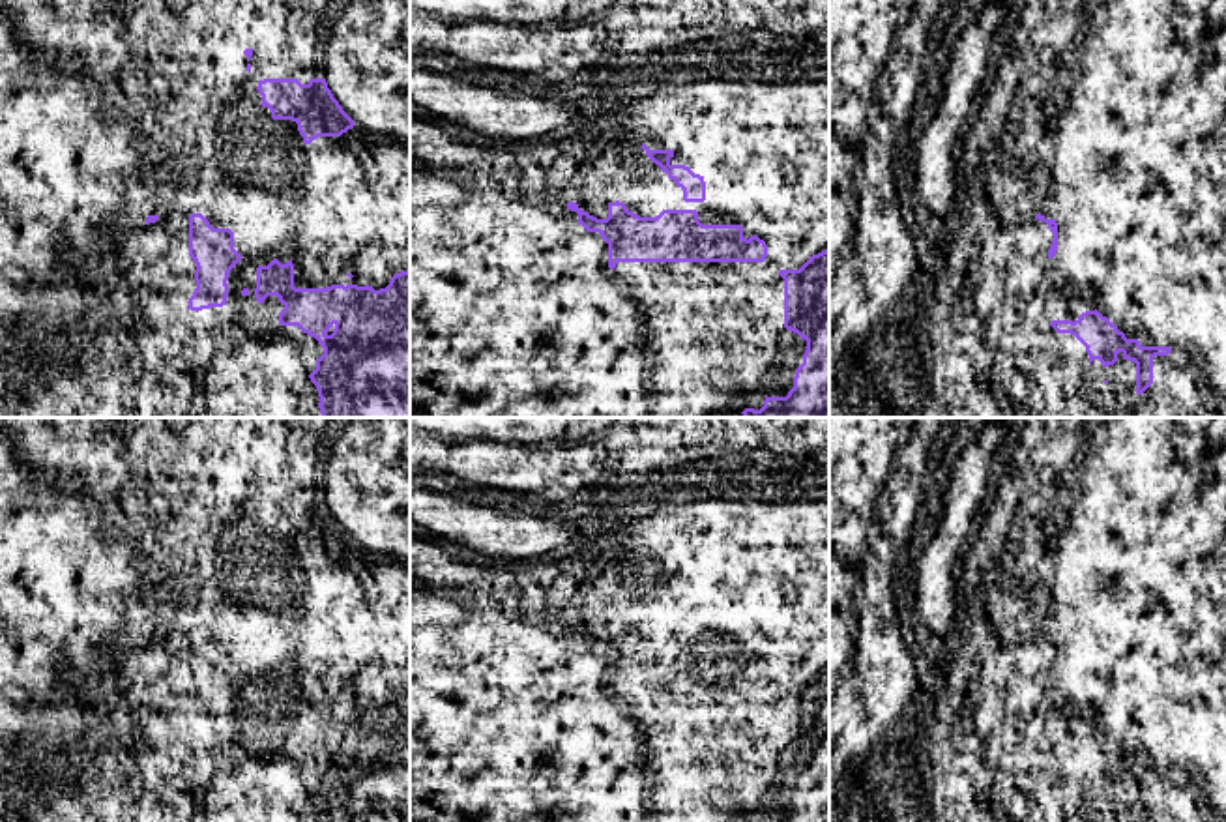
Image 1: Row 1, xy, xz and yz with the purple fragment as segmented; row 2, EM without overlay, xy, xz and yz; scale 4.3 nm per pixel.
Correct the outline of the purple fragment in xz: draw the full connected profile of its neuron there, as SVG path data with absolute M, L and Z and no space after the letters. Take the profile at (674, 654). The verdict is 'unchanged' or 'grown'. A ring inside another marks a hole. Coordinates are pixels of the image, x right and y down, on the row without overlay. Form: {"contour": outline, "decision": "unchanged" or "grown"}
{"contour": "M620 620L608 622L608 637L597 639L567 622L567 629L578 633L578 644L588 652L599 652L608 663L608 687L618 682L764 682L767 665L756 653L749 659L741 644L702 644L696 629L663 629L657 637L640 637Z", "decision": "unchanged"}

